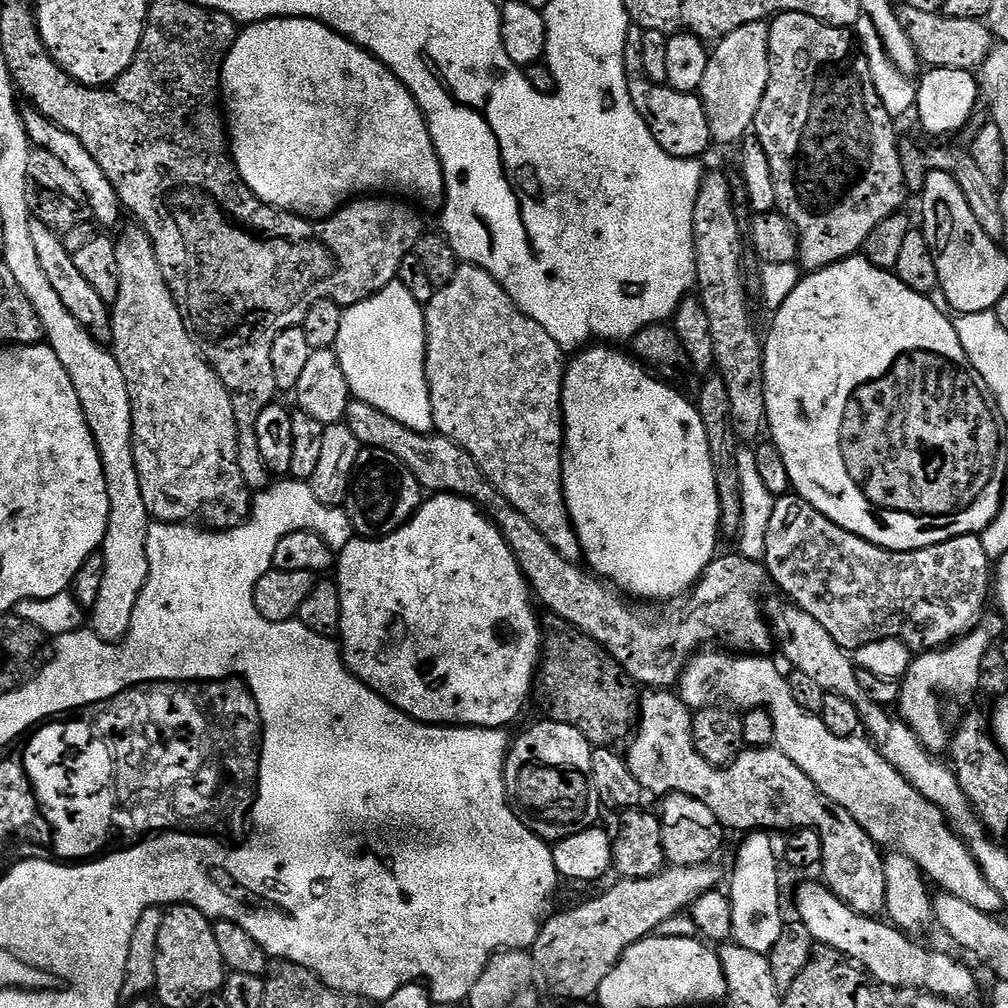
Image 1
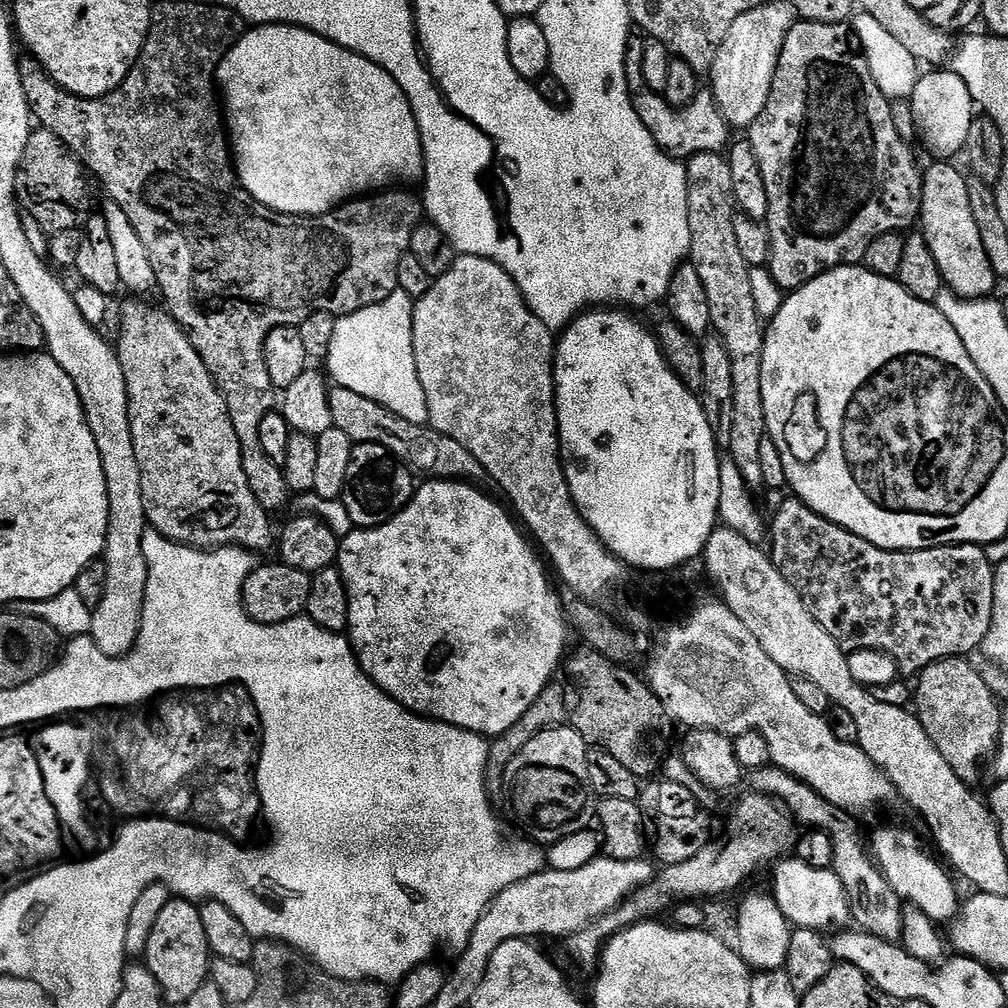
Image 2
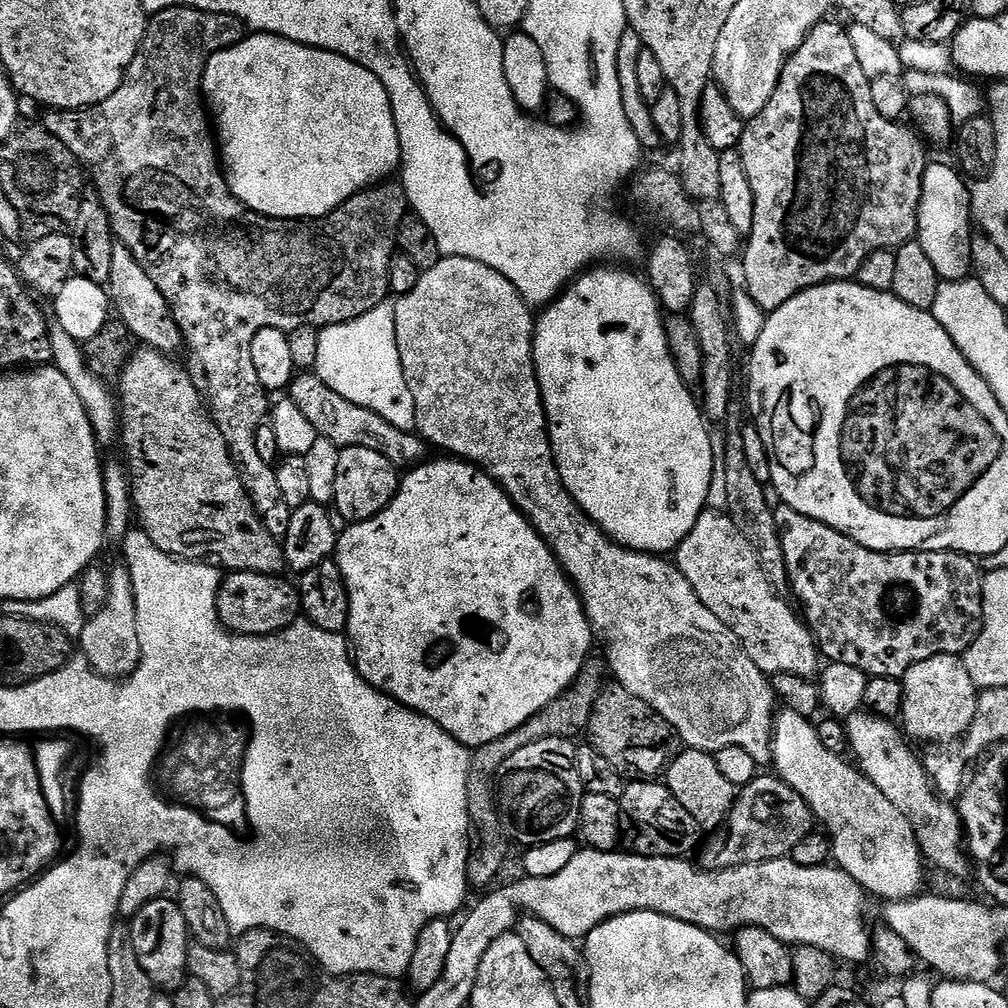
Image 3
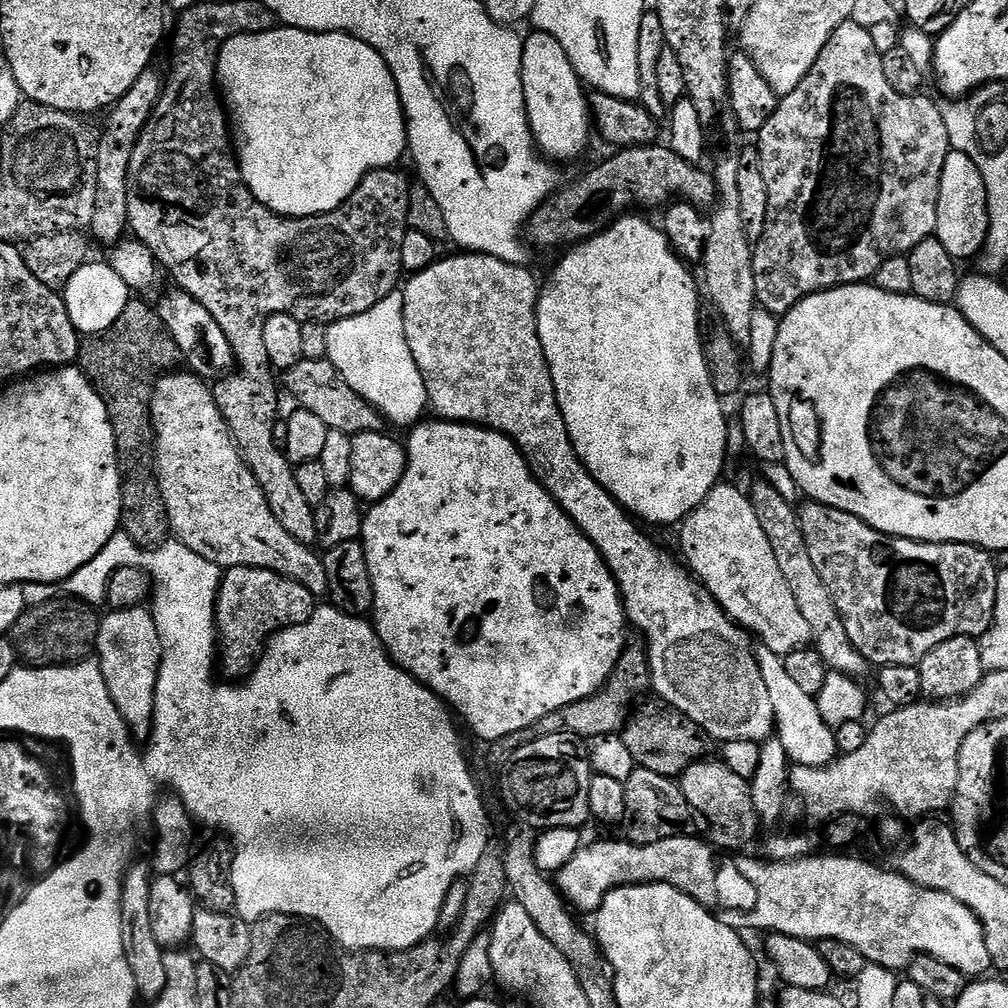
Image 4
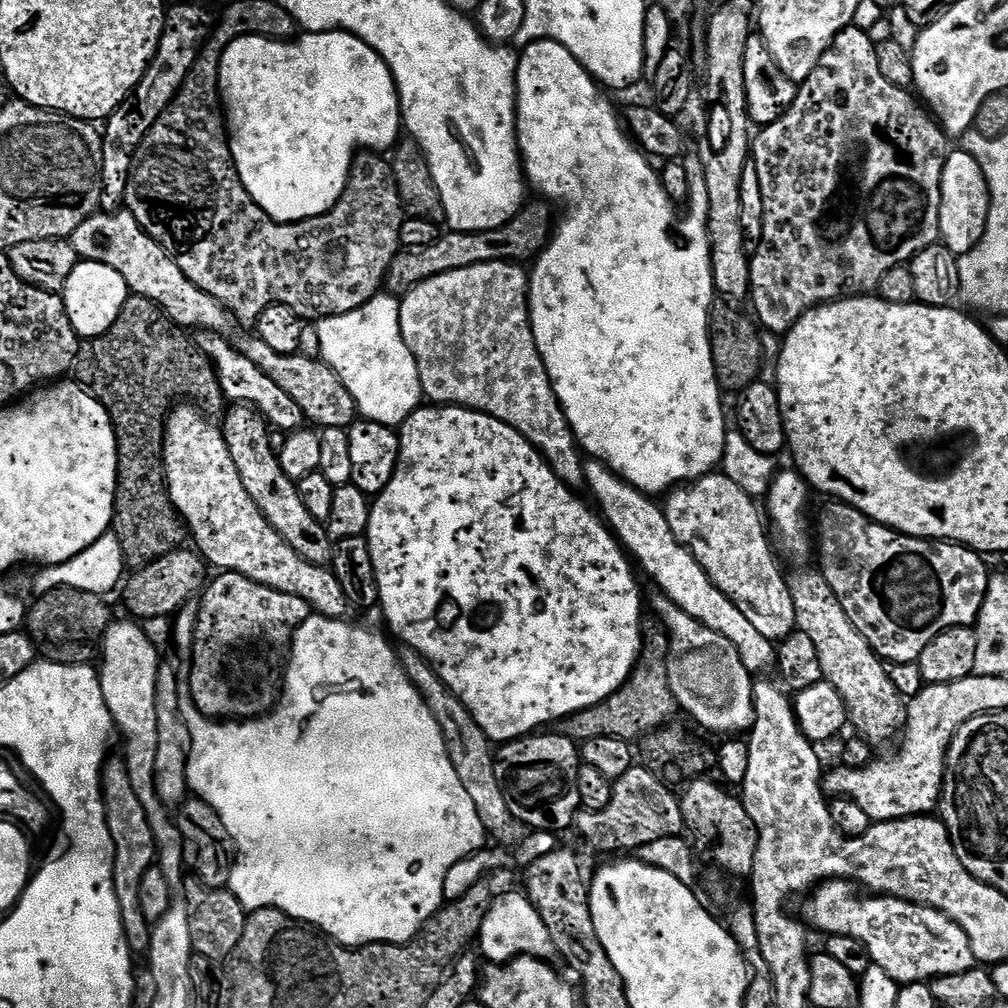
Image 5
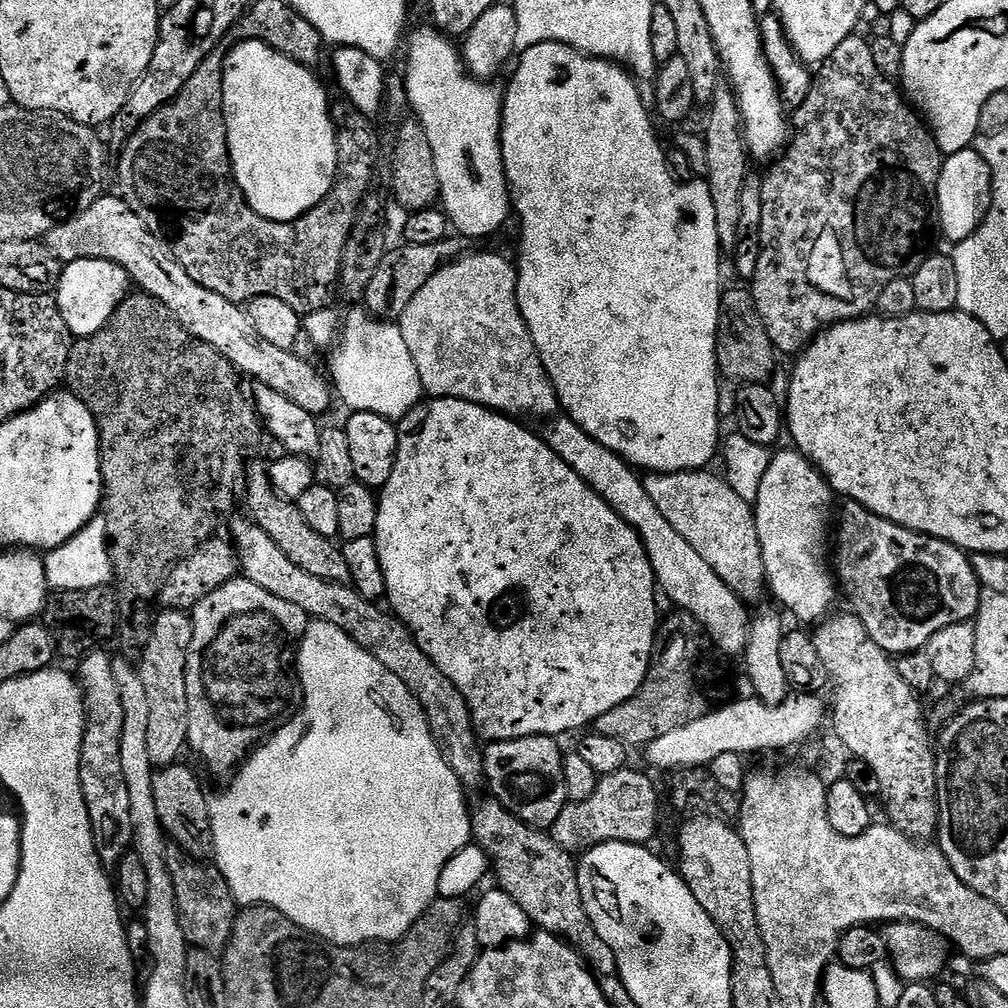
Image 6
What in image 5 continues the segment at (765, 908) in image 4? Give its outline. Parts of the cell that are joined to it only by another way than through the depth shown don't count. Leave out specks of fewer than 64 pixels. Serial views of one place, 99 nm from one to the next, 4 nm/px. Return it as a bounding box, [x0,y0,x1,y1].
[803,880,978,986]

